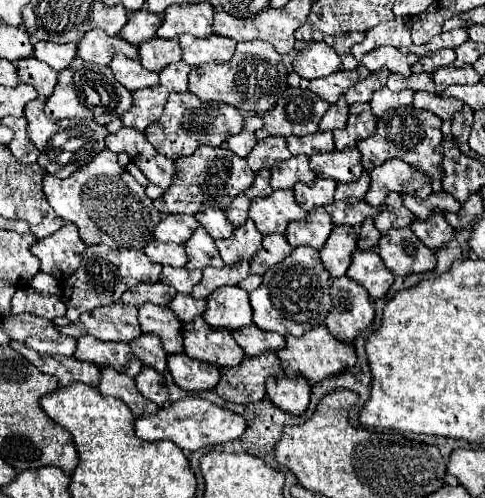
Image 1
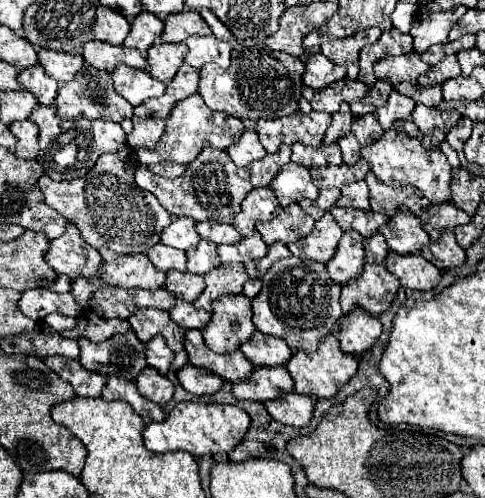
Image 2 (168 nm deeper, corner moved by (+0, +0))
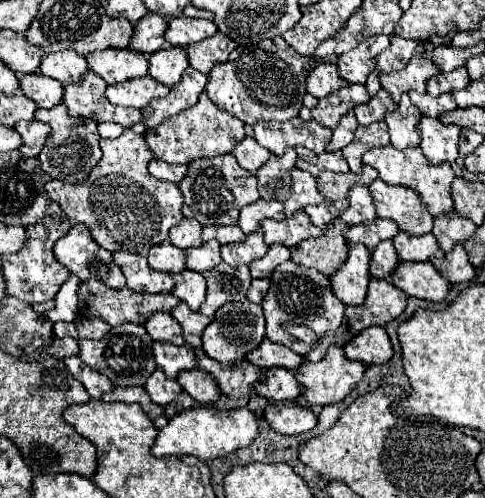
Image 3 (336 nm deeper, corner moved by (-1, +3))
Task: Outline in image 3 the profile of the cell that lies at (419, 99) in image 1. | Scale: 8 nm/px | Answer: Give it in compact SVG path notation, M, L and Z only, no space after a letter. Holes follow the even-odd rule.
M421 117L419 125L419 135L421 143L419 147L423 149L423 155L433 163L451 163L457 159L457 141L461 127L457 125L445 125L437 117Z

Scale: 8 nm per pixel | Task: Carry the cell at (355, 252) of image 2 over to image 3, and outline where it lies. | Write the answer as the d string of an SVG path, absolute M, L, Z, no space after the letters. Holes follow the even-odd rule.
M347 243L347 259L341 269L331 277L333 293L345 301L345 305L357 305L367 295L369 285L369 261L371 251L363 243Z

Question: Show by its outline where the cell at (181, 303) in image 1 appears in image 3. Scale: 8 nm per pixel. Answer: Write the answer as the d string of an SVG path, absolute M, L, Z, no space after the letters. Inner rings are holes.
M183 301L171 311L171 315L181 325L183 339L191 347L201 347L201 335L203 335L205 327L211 323L211 319L205 317L205 315L201 315L199 311L191 311Z

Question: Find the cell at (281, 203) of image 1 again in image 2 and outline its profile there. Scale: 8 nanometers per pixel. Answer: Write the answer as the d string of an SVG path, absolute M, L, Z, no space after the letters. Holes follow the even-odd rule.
M290 204L284 208L272 222L258 222L256 230L270 246L274 242L292 244L304 236L308 236L314 228L314 218L304 214L298 204Z

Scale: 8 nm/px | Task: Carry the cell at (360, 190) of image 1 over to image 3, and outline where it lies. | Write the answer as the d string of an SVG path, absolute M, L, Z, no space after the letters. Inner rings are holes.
M355 185L349 189L349 207L343 209L339 217L349 225L365 223L365 221L371 221L377 217L371 193L365 185Z

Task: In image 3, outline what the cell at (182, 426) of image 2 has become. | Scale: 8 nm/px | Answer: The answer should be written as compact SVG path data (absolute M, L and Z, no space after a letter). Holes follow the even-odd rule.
M191 407L177 413L169 423L157 433L151 453L155 457L179 457L193 455L201 461L213 461L225 457L235 449L247 447L257 437L257 419L249 409L213 409L213 407Z

